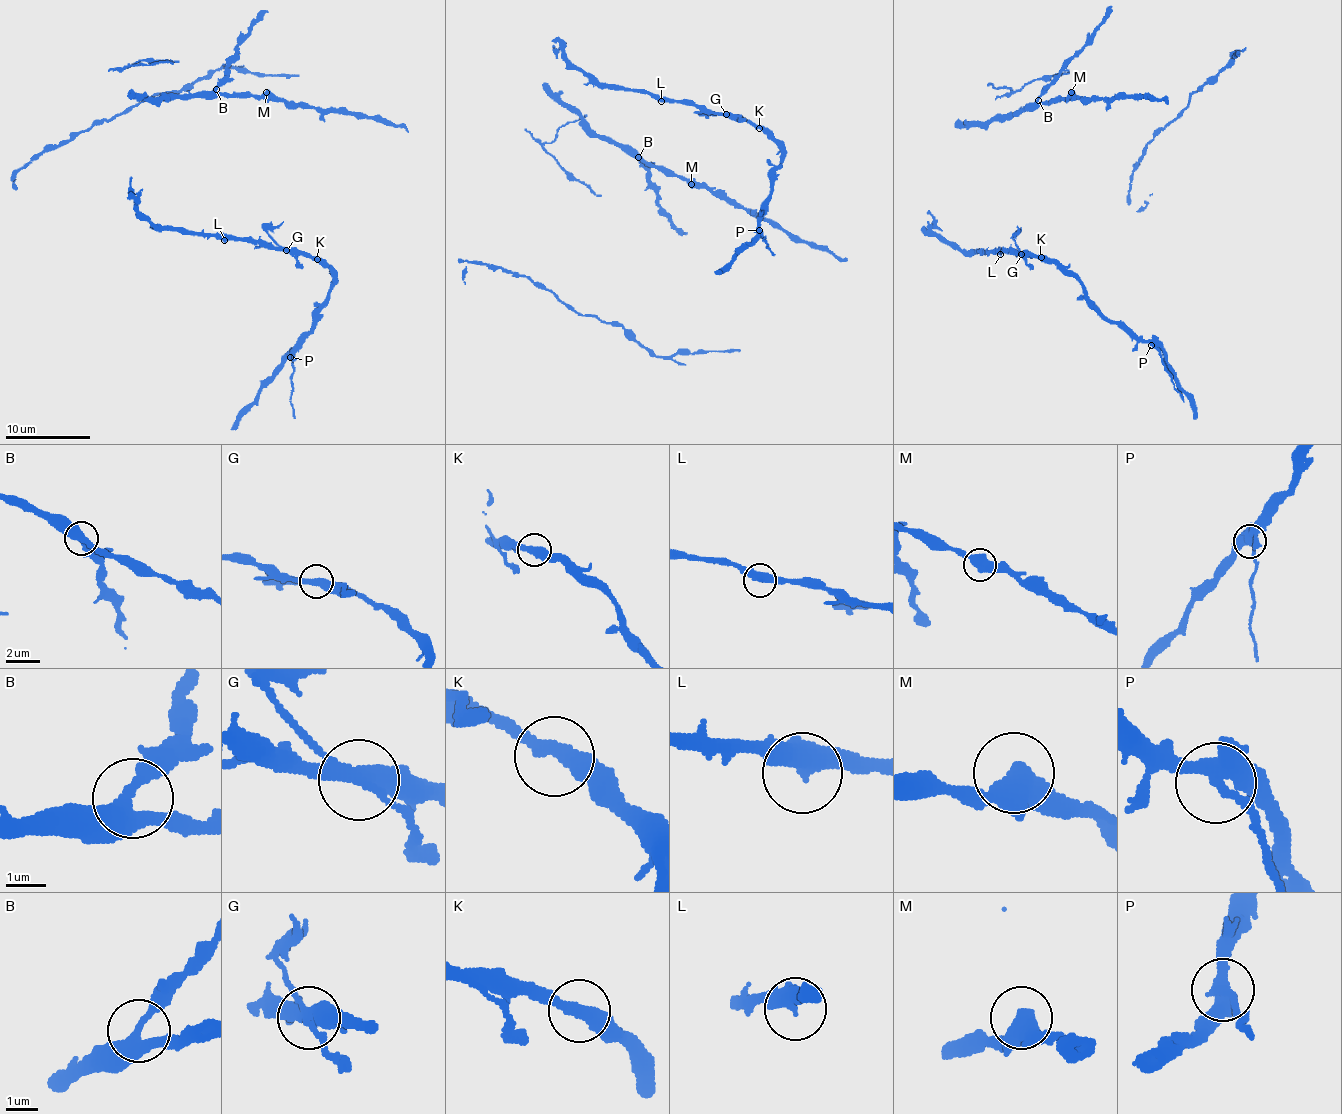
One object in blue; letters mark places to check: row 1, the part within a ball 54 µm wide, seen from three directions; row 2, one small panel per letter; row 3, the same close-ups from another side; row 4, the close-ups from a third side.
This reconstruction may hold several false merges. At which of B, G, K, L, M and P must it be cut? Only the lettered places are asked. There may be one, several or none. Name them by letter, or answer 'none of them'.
G, P

